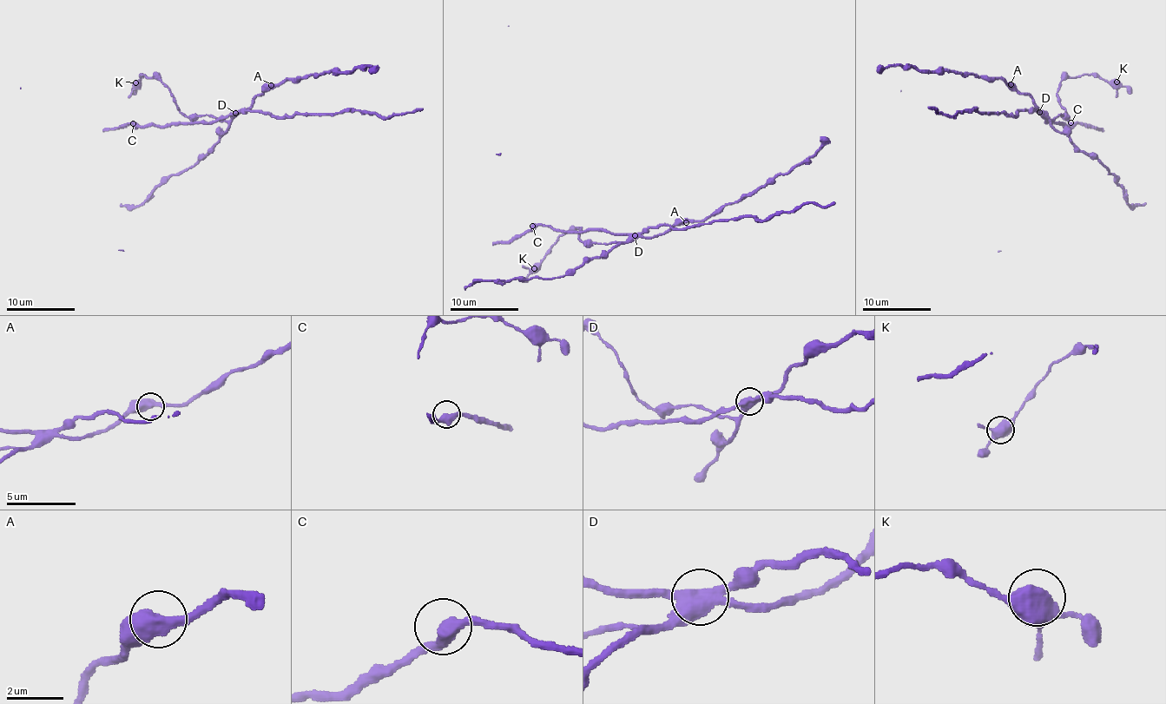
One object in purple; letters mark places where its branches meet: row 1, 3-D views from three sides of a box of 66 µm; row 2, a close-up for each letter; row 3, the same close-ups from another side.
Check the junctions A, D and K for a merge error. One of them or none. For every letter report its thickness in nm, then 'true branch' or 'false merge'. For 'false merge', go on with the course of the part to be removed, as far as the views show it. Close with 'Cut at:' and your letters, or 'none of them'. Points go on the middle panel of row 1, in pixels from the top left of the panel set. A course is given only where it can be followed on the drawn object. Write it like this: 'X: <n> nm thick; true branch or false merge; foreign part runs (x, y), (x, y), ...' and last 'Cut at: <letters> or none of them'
A: 550 nm thick; true branch
D: 440 nm thick; false merge
K: 440 nm thick; true branch
Cut at: D

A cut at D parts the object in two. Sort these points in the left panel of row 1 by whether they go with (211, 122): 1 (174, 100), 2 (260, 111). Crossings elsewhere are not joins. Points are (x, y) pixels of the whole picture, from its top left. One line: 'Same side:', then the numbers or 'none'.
Same side: 2

